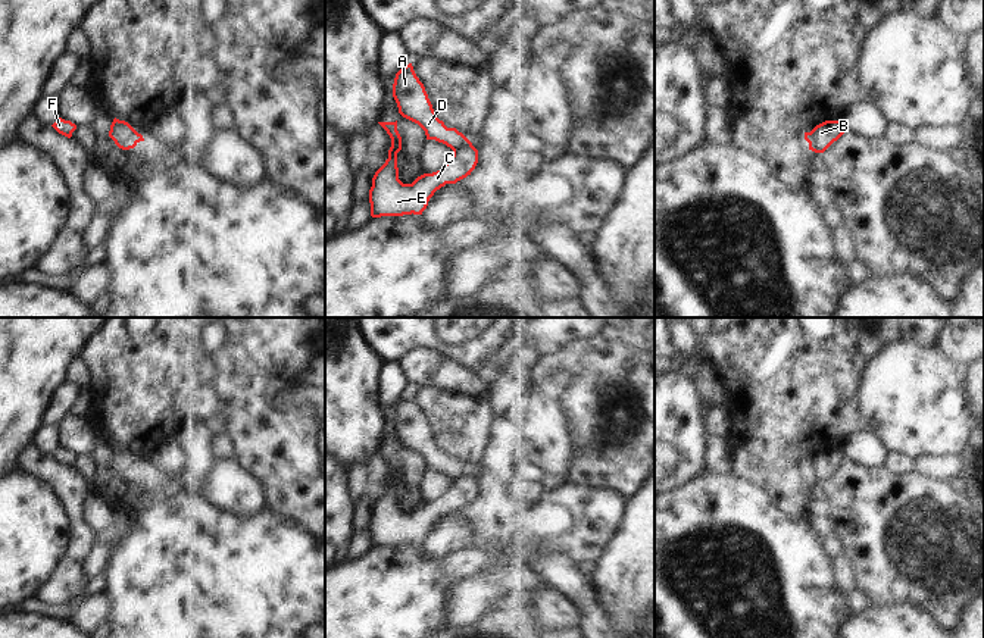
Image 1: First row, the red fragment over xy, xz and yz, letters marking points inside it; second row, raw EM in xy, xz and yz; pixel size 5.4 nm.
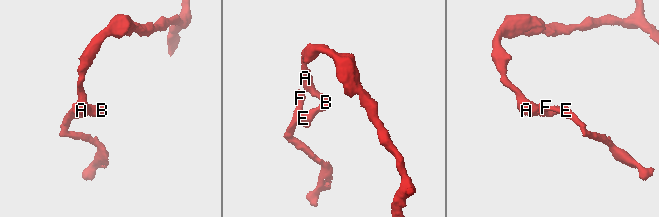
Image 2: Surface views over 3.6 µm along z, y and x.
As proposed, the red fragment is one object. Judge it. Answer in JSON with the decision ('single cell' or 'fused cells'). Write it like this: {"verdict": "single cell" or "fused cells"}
{"verdict": "fused cells"}

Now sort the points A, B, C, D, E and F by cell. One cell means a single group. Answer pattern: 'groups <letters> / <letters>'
groups A D / B C E F

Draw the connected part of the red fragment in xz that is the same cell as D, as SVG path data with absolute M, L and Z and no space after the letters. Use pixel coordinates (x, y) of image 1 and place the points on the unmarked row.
M412 393L403 395L394 407L393 426L399 442L418 453L427 465L427 469L435 469L452 479L463 475L468 467L456 457L447 457L432 438L424 413L416 406Z

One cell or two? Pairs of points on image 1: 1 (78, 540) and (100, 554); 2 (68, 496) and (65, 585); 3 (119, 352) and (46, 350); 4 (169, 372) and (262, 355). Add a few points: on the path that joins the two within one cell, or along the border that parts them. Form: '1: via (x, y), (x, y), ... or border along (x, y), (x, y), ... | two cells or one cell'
1: border along (91, 550), (88, 553) | two cells
2: via (75, 518), (77, 552), (71, 563) | one cell
3: border along (94, 332), (78, 355) | two cells
4: border along (215, 338), (209, 357) | two cells

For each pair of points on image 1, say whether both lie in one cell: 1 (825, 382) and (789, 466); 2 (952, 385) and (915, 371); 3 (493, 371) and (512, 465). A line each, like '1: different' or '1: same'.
1: same
2: same
3: different

